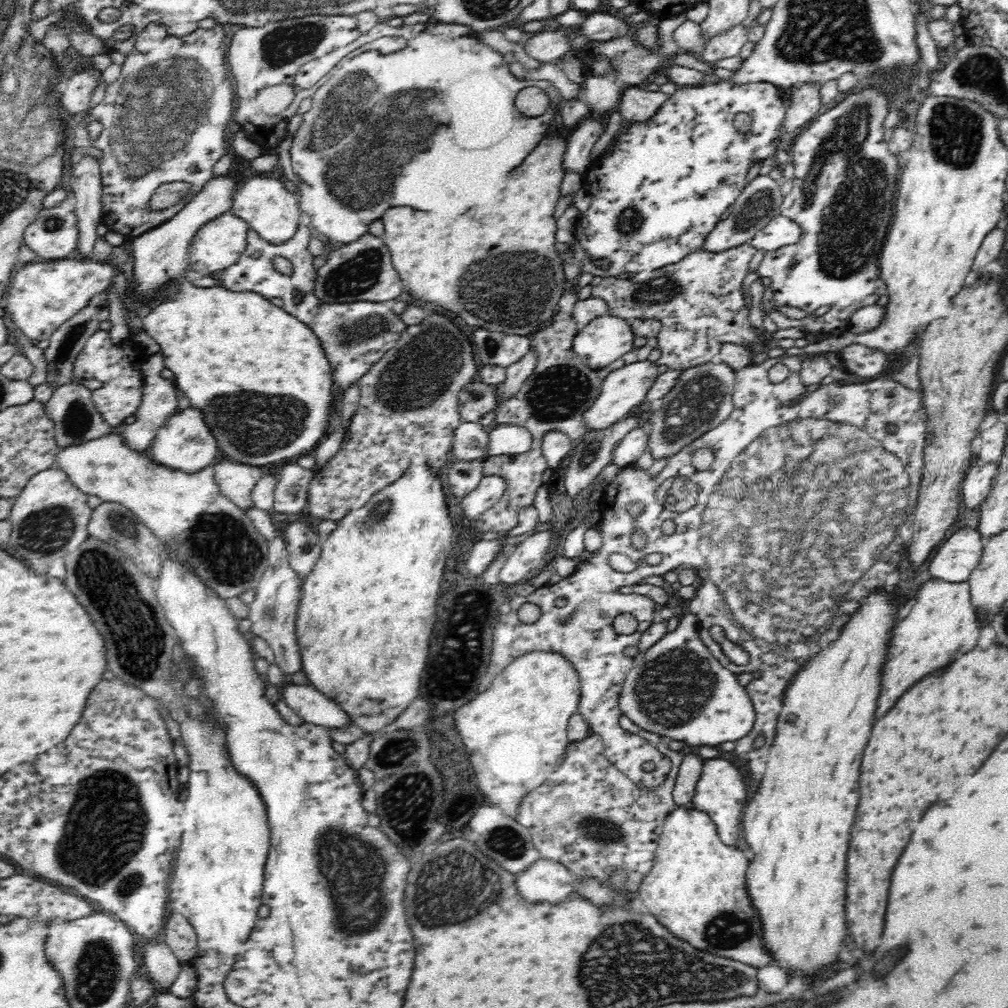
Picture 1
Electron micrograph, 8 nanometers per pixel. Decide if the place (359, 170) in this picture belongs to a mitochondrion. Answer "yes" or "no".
yes

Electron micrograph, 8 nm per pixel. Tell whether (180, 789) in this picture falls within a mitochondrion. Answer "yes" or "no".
no

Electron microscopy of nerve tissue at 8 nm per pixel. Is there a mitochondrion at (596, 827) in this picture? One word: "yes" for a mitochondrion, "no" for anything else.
yes

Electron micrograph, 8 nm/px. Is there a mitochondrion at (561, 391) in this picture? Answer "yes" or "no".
yes

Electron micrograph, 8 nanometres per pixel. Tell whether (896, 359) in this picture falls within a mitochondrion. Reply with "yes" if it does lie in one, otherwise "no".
no

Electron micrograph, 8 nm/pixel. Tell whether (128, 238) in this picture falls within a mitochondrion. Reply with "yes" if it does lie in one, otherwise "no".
no

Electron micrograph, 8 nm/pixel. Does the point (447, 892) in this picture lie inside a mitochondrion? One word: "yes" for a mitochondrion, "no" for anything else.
yes

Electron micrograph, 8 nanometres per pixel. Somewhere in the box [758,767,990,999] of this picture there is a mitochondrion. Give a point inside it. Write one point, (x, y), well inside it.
(885, 967)

